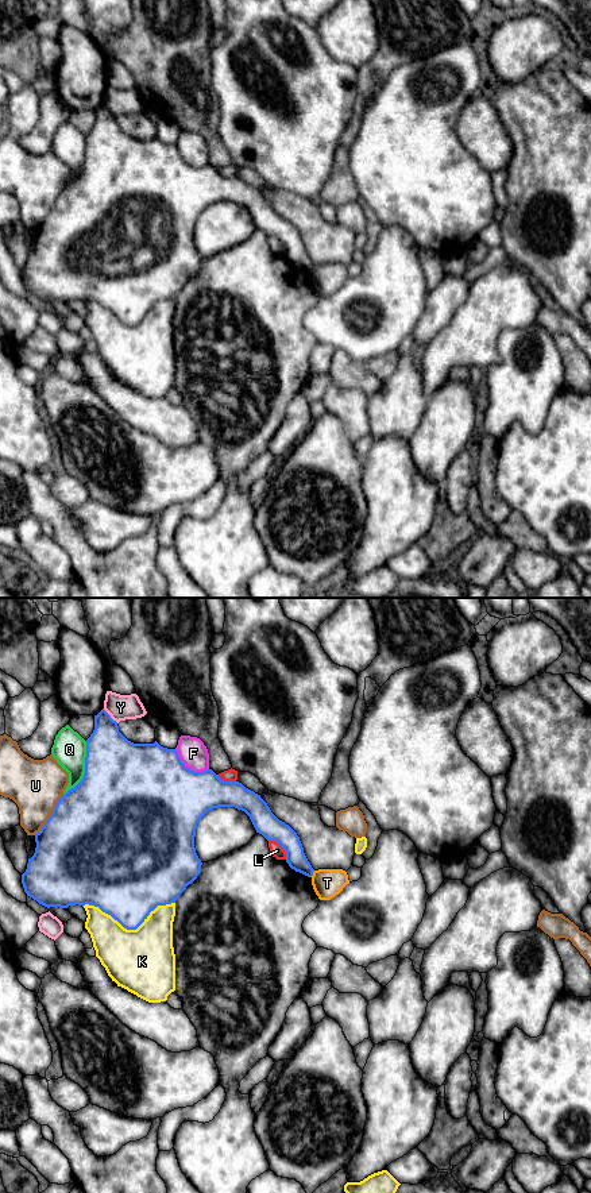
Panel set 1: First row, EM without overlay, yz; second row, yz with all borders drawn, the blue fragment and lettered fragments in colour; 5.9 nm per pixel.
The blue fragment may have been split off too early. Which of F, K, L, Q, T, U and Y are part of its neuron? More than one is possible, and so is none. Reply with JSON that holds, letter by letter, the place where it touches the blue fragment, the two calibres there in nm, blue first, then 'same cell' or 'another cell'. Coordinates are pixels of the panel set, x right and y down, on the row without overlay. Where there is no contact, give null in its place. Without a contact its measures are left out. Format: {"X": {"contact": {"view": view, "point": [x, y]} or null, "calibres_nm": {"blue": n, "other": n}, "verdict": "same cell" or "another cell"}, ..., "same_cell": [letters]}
{"F": {"contact": {"view": "yz", "point": [188, 163]}, "calibres_nm": {"blue": 500, "other": 170}, "verdict": "another cell"}, "K": {"contact": {"view": "yz", "point": [128, 324]}, "calibres_nm": {"blue": 400, "other": 380}, "verdict": "another cell"}, "L": {"contact": {"view": "yz", "point": [281, 240]}, "calibres_nm": {"blue": 140, "other": 80}, "verdict": "another cell"}, "Q": {"contact": {"view": "yz", "point": [85, 165]}, "calibres_nm": {"blue": 500, "other": 200}, "verdict": "another cell"}, "T": {"contact": {"view": "yz", "point": [312, 269]}, "calibres_nm": {"blue": 120, "other": 180}, "verdict": "another cell"}, "U": {"contact": {"view": "yz", "point": [50, 211]}, "calibres_nm": {"blue": 500, "other": 320}, "verdict": "another cell"}, "Y": {"contact": {"view": "yz", "point": [109, 112]}, "calibres_nm": {"blue": 300, "other": 160}, "verdict": "another cell"}, "same_cell": []}

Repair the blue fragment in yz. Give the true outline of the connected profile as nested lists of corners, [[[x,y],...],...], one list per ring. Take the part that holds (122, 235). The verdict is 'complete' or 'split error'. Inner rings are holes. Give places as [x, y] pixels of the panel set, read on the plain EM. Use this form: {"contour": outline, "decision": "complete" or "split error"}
{"contour": [[[103,104],[94,111],[94,126],[86,135],[85,169],[82,175],[57,197],[55,204],[35,229],[35,248],[28,254],[22,270],[27,292],[50,304],[69,301],[94,301],[111,310],[127,325],[136,325],[158,301],[175,298],[178,292],[201,269],[201,255],[194,243],[200,215],[210,205],[235,202],[244,206],[256,228],[267,236],[278,238],[286,247],[291,265],[308,273],[314,265],[308,256],[297,228],[279,216],[260,190],[239,177],[224,177],[212,165],[190,166],[175,144],[154,139],[134,139],[120,127],[117,117]]], "decision": "complete"}

